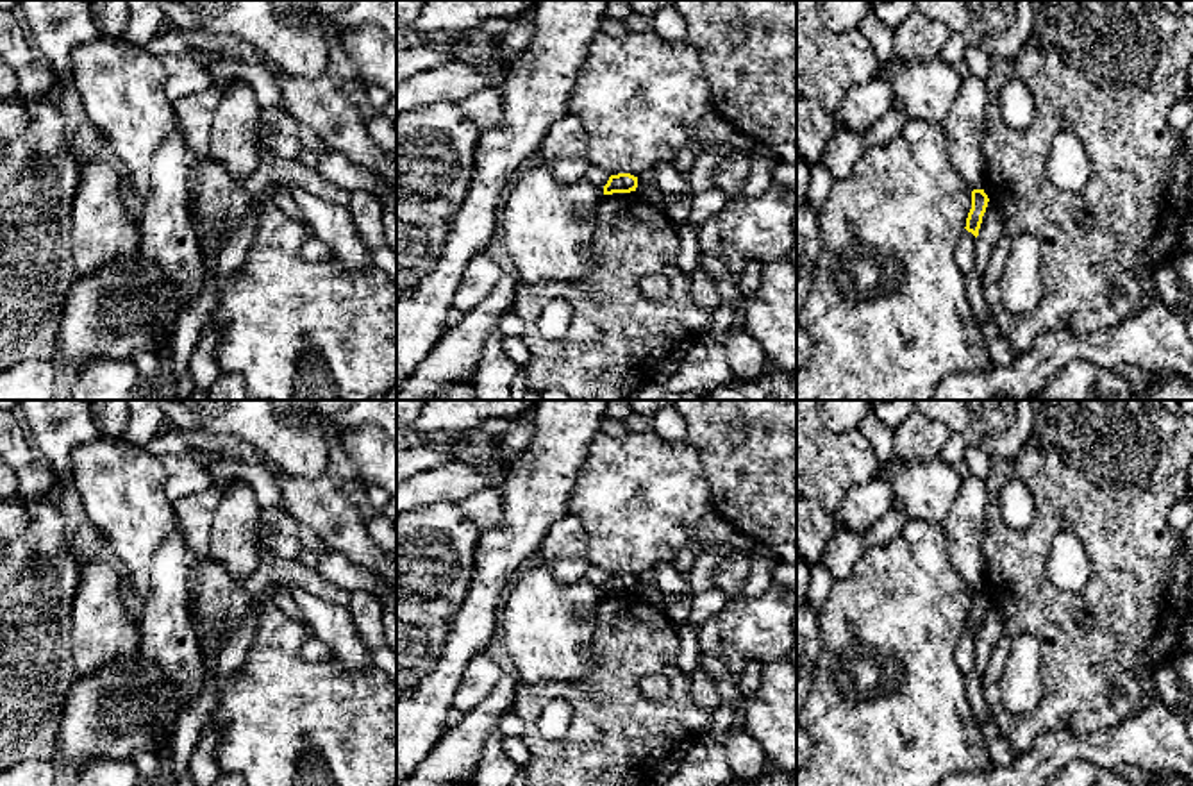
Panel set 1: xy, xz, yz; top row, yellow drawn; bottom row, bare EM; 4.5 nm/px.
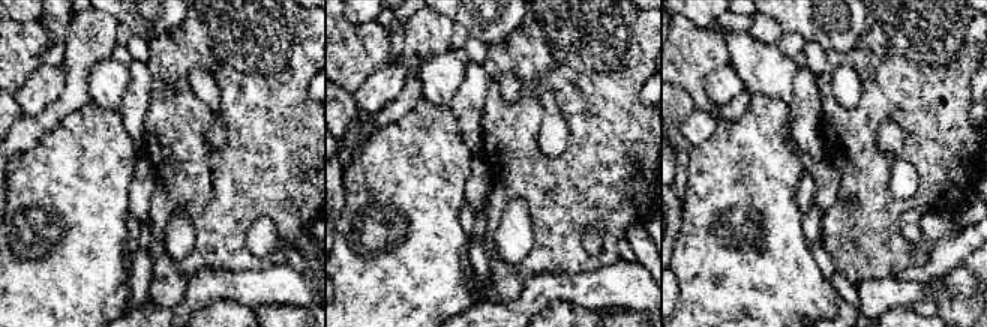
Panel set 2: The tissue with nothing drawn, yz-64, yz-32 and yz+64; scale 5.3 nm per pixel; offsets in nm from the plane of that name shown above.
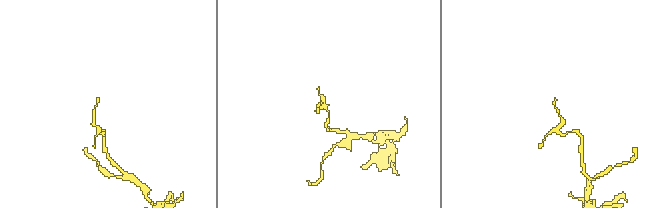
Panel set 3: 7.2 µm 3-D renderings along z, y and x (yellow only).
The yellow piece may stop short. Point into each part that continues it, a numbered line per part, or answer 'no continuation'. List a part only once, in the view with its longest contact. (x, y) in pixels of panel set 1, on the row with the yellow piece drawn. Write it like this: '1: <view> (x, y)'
no continuation

